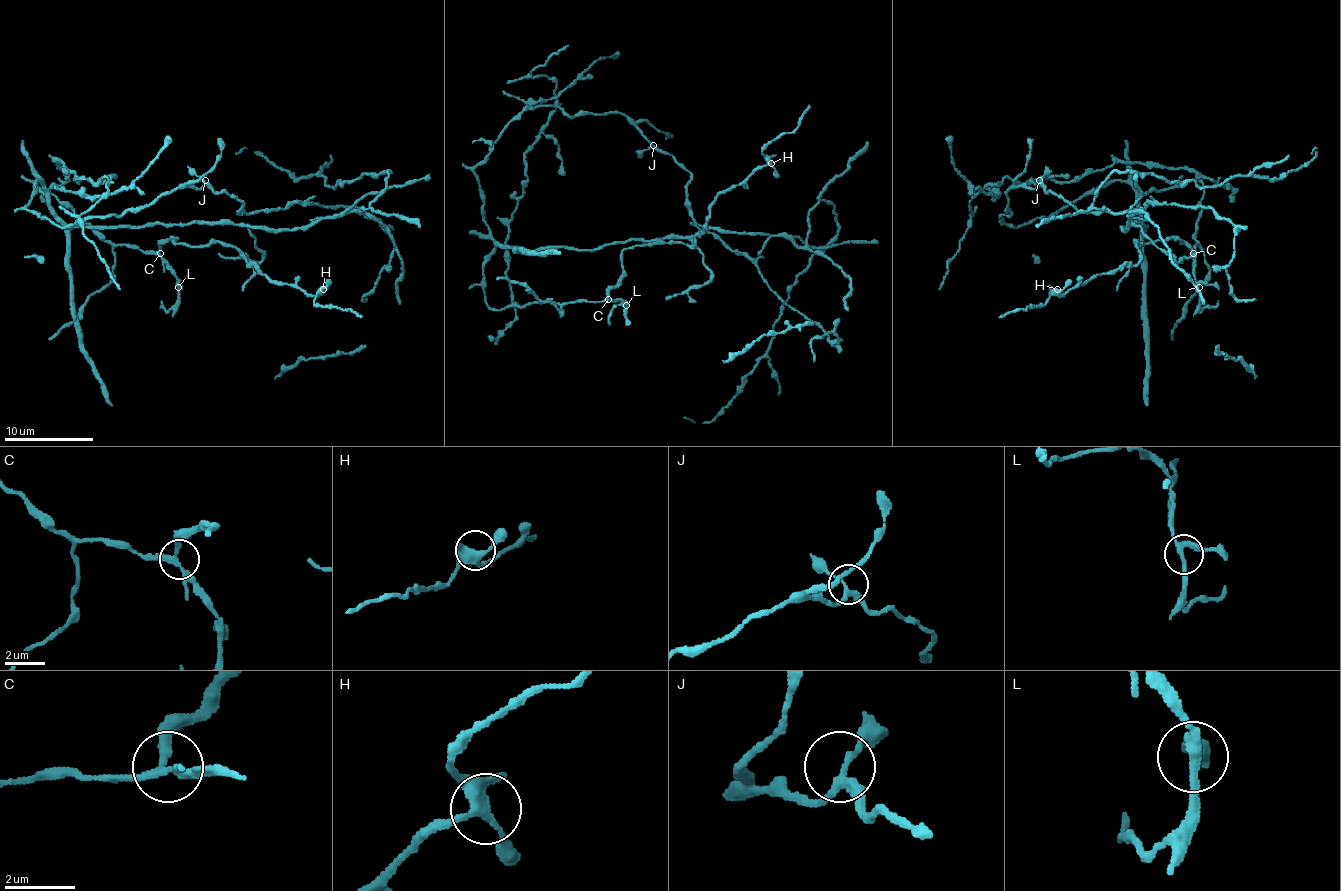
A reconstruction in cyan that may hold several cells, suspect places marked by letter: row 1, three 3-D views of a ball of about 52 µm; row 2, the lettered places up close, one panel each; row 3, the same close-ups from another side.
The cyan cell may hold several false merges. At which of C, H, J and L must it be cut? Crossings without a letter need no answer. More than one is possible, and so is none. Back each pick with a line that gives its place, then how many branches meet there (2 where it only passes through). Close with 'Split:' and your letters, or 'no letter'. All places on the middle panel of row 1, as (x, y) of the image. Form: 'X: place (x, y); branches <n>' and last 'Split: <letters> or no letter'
Split: no letter

